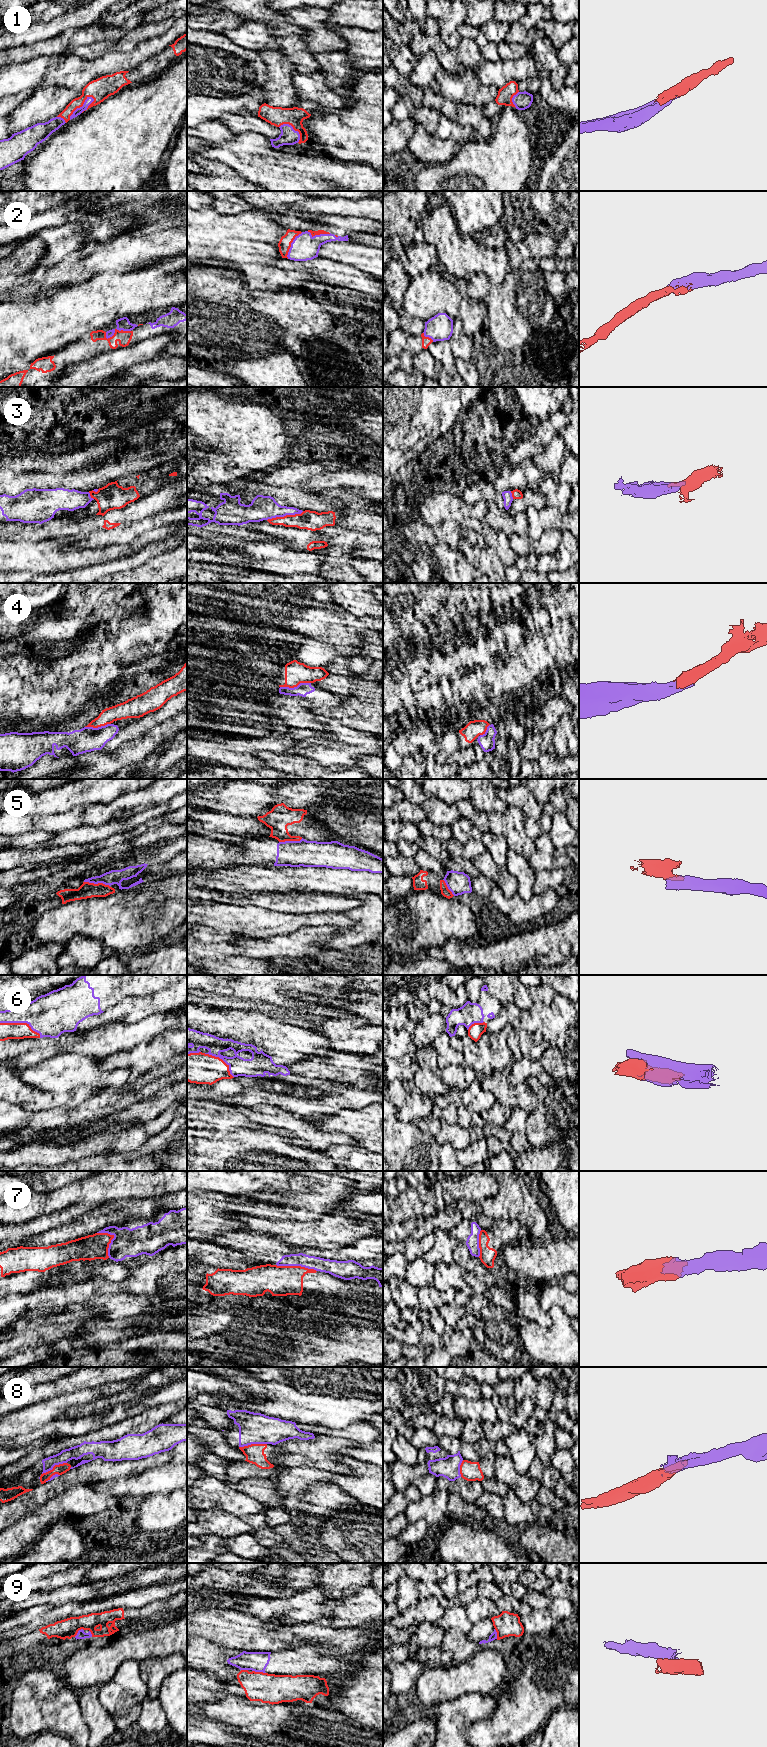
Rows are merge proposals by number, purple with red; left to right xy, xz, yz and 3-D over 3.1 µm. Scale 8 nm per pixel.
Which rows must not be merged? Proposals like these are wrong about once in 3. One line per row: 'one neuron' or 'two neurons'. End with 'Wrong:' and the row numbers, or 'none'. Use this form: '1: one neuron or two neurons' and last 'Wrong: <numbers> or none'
1: one neuron
2: one neuron
3: two neurons
4: two neurons
5: two neurons
6: one neuron
7: two neurons
8: two neurons
9: two neurons
Wrong: 3, 4, 5, 7, 8, 9

